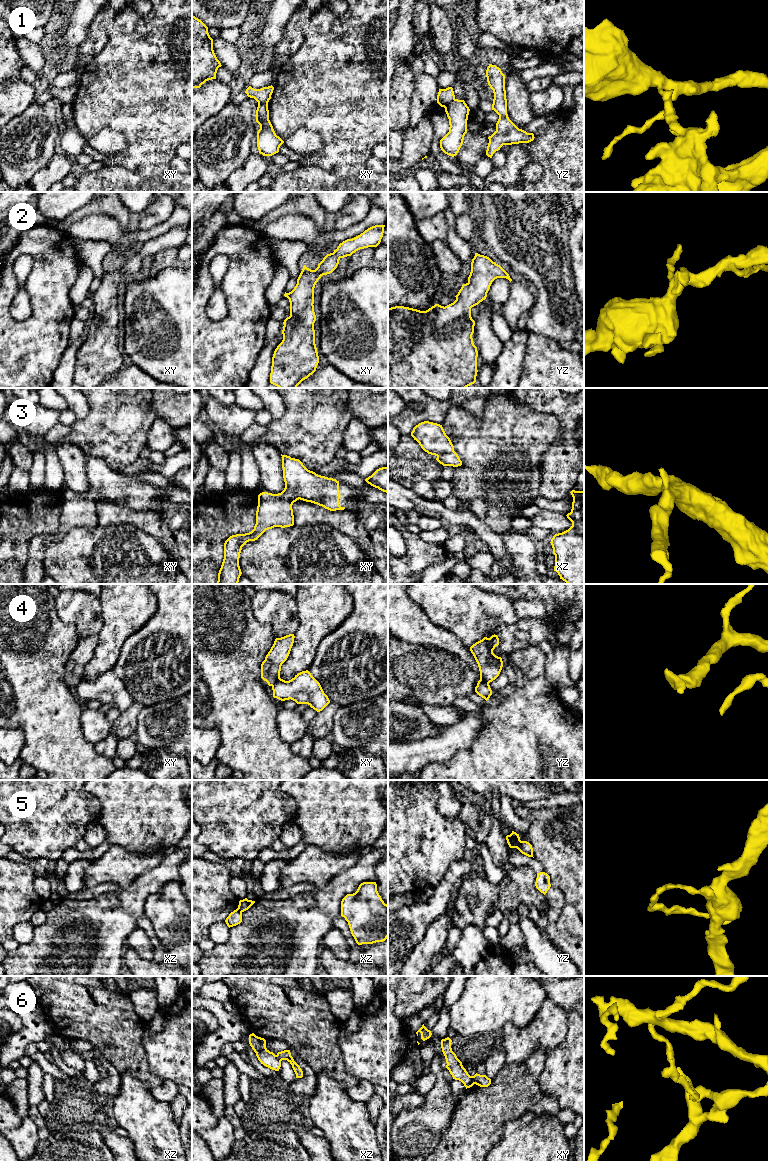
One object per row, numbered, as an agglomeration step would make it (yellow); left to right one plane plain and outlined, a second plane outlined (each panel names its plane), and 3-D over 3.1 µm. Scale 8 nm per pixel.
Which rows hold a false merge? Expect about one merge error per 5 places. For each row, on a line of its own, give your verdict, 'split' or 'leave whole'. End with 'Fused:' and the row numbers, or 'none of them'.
1: split
2: leave whole
3: leave whole
4: split
5: split
6: split
Fused: 1, 4, 5, 6

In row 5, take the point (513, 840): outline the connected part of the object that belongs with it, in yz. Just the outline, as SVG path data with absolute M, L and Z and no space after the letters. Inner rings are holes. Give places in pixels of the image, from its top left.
M512 831L510 835L506 836L507 843L510 848L518 848L520 844L520 837L519 834Z

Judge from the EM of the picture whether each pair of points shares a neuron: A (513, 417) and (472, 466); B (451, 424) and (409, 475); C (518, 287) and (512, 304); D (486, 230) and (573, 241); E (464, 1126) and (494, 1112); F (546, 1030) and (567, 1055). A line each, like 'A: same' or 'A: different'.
A: same
B: different
C: same
D: different
E: same
F: different

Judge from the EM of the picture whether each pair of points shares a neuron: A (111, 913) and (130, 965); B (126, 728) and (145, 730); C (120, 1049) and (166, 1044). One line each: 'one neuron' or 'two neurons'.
A: two neurons
B: two neurons
C: two neurons

